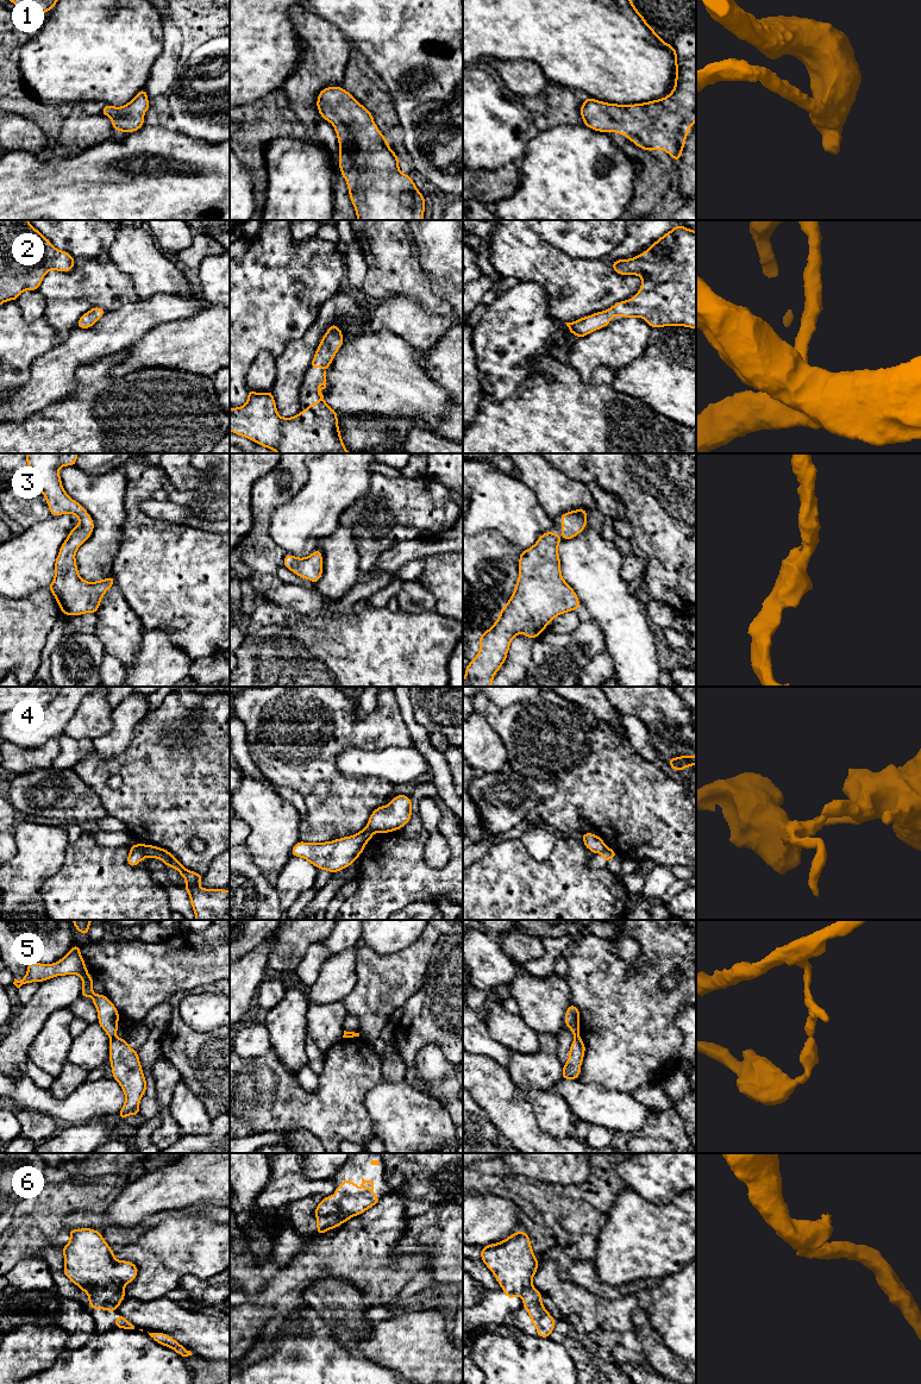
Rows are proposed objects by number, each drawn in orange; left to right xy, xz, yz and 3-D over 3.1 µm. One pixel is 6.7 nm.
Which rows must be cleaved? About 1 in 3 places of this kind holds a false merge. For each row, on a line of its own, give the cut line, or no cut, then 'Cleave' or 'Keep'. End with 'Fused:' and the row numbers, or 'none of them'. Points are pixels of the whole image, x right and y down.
1: No split. Keep
2: No split. Keep
3: No split. Keep
4: Split along xy (133, 845), (146, 856). Cleave
5: Split along xy (114, 1037), (111, 1039). Cleave
6: Split along xy (89, 1295), (98, 1289), (113, 1289), (123, 1296). Cleave
Fused: 4, 5, 6

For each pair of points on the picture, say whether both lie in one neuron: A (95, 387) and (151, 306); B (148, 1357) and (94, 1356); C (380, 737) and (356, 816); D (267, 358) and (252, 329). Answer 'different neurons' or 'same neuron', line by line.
A: different neurons
B: same neuron
C: same neuron
D: different neurons

